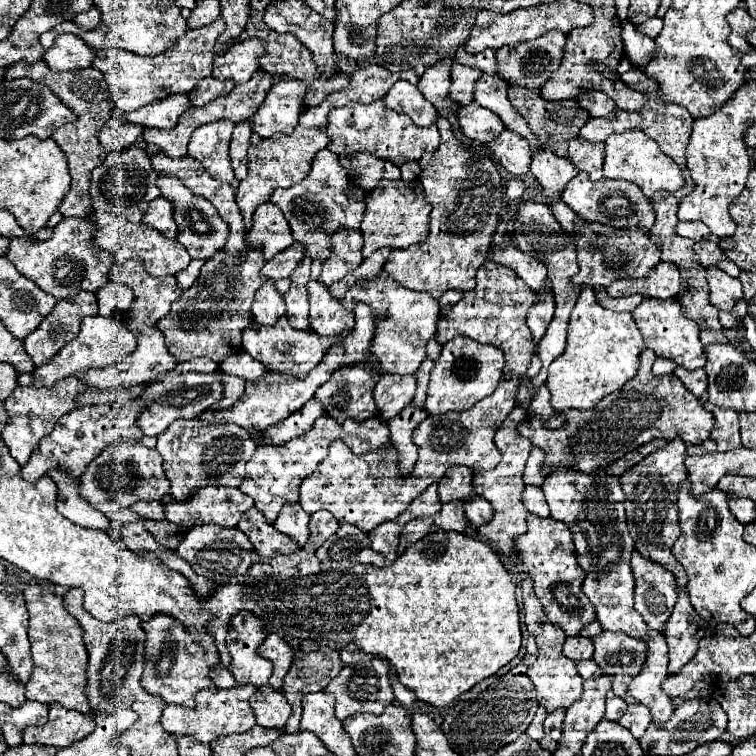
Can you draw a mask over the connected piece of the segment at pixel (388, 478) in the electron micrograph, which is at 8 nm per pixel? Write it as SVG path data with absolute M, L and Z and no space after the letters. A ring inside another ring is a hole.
M518 377L500 379L498 389L478 401L472 409L466 411L450 411L438 417L428 415L412 435L414 445L418 447L418 461L410 475L402 477L398 471L398 451L392 441L388 441L378 453L362 453L354 455L352 449L336 439L326 459L316 467L316 471L306 477L300 485L299 503L306 513L314 513L326 509L334 515L338 523L350 523L370 533L378 525L386 521L398 519L400 513L406 511L410 501L414 501L430 483L436 483L444 477L446 469L452 465L466 465L472 467L474 473L494 469L500 461L500 453L494 445L496 429L514 409L514 397L518 389Z

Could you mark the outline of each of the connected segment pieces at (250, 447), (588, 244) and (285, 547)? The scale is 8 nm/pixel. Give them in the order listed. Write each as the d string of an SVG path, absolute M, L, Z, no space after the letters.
M194 419L174 421L158 435L156 451L162 455L164 473L170 479L170 495L176 501L188 501L198 489L210 485L240 487L244 481L244 465L252 457L256 443L250 433L232 423L212 423Z
M582 221L578 225L578 231L574 233L576 241L576 253L578 253L578 265L580 271L570 279L572 285L600 285L608 287L612 281L618 279L636 279L636 277L648 277L650 271L662 263L662 253L658 251L658 243L652 243L652 237L646 229L630 227L630 229L614 229L590 221Z
M256 507L244 513L244 517L238 523L238 529L250 537L254 549L264 559L272 559L278 555L290 555L300 549L296 541L290 541L290 537L286 537L284 533L278 533L278 529L274 529L274 525L266 521L266 517L262 517L262 513L258 513Z

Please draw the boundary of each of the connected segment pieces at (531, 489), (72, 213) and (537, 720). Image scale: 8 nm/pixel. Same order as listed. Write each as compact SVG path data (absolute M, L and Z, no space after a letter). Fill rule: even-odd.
M526 485L524 493L522 493L522 501L524 501L524 507L530 511L530 513L536 513L540 517L548 517L550 515L550 509L546 505L546 499L544 499L544 493L540 487L536 485Z
M38 61L38 63L16 63L12 67L6 69L6 79L16 79L16 77L28 77L36 83L42 83L46 87L52 89L52 93L68 107L76 113L76 121L74 123L66 123L58 129L54 129L52 139L62 147L62 151L68 157L68 169L70 169L70 177L72 177L72 187L70 193L66 193L64 201L60 203L58 211L64 217L88 217L92 213L92 203L90 203L90 193L88 193L88 185L90 185L90 173L94 167L102 165L102 161L106 159L106 153L98 141L98 129L102 129L102 125L106 125L106 121L112 117L112 101L110 101L110 93L106 89L106 81L102 77L102 73L94 67L86 67L86 69L78 69L78 71L50 71L50 67L46 65L46 61Z
M538 707L538 713L536 713L536 717L534 717L534 721L530 723L530 727L526 729L526 735L528 737L532 737L532 739L536 739L536 741L540 741L542 737L544 737L544 719L546 719L546 709L544 707Z

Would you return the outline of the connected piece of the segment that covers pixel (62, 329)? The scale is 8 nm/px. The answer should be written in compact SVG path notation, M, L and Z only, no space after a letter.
M84 291L84 293L76 293L76 295L68 297L68 299L58 301L56 307L54 307L54 311L42 321L42 325L24 339L26 353L32 357L34 365L40 367L40 365L48 363L66 343L70 343L72 339L76 339L76 335L80 331L80 323L88 315L98 315L98 301L96 301L94 293Z

